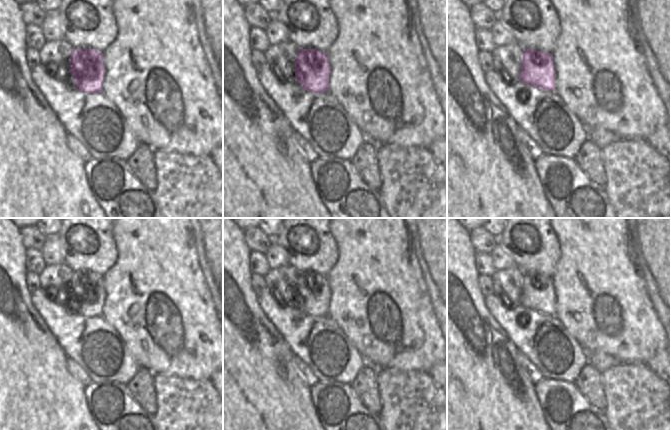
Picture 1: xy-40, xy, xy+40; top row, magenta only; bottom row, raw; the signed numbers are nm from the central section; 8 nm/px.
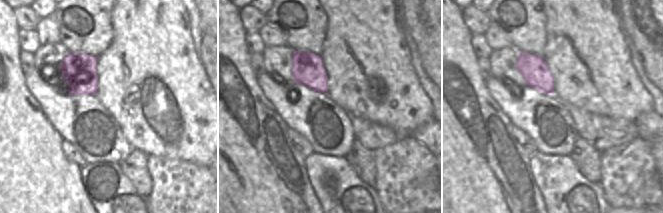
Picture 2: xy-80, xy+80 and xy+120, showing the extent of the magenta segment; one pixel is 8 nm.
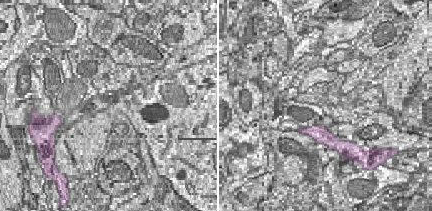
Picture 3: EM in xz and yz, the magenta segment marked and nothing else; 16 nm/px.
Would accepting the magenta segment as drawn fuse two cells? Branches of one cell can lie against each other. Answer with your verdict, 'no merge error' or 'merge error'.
no merge error

